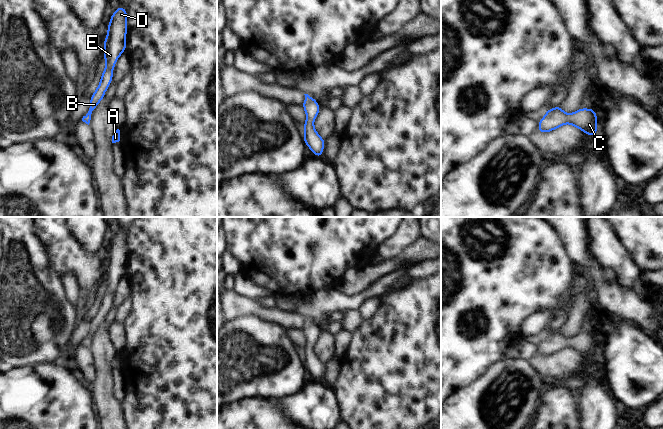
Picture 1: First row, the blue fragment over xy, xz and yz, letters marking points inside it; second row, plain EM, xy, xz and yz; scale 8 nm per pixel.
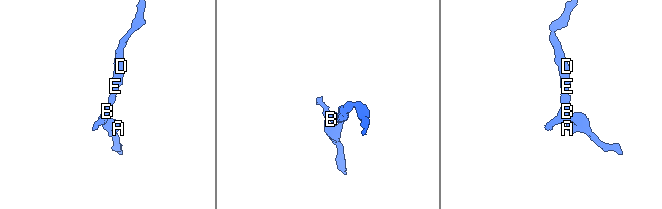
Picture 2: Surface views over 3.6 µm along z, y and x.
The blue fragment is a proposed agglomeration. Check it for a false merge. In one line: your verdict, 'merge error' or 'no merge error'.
no merge error

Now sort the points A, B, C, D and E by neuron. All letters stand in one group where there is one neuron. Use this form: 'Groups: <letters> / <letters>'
Groups: A B C D E

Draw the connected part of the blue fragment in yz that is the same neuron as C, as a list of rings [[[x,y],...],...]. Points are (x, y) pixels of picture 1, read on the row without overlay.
[[[558,329],[553,333],[546,334],[545,340],[538,346],[538,355],[539,357],[547,357],[566,347],[579,352],[585,358],[595,361],[598,350],[596,333],[580,332],[567,339],[561,333],[561,329]]]

